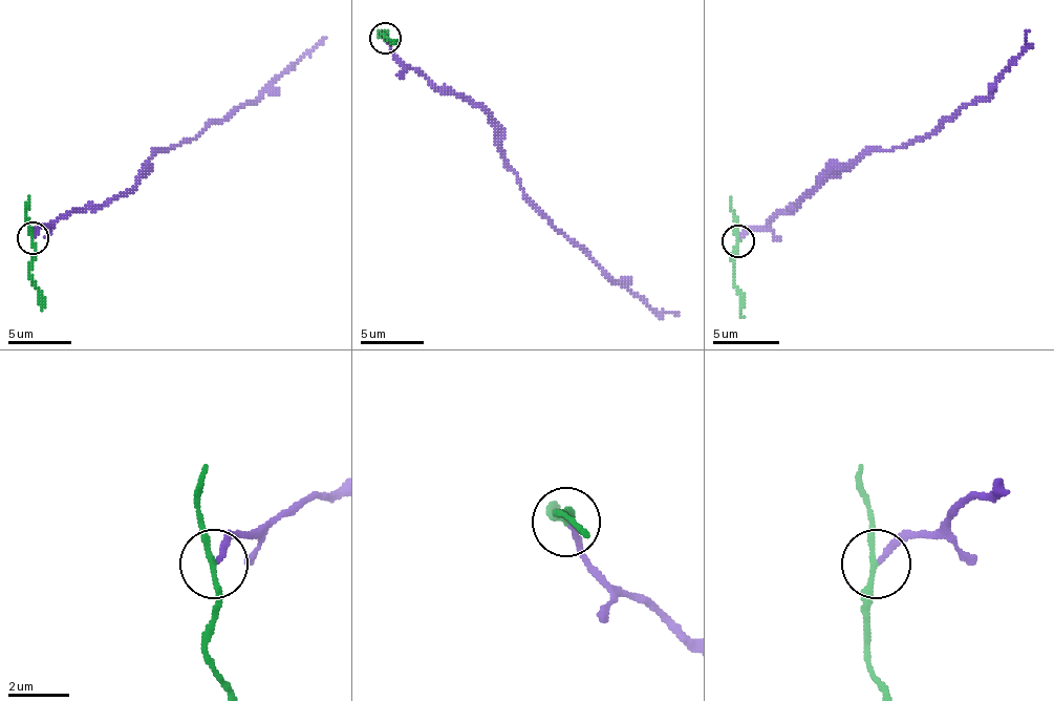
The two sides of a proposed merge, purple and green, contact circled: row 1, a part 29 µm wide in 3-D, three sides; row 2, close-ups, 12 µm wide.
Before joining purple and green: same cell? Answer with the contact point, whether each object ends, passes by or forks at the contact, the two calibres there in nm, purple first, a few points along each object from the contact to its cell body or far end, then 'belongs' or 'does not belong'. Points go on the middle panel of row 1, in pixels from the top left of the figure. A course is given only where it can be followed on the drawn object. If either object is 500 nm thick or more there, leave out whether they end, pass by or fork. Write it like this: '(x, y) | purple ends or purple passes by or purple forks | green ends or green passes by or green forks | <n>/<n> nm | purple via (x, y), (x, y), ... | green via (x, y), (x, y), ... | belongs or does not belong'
(385, 38) | purple ends | green passes by | 180/160 nm | purple via (387, 40), (406, 65), (438, 87), (464, 93), (489, 115), (523, 195), (653, 309), (679, 315) | green via (384, 37), (387, 34), (381, 34), (393, 43) | does not belong

